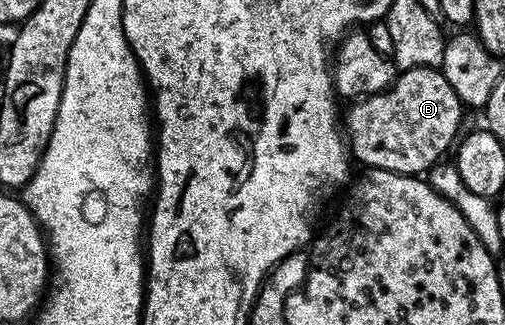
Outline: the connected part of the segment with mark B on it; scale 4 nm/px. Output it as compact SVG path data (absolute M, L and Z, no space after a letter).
M436 68L402 71L392 88L350 104L349 113L343 116L343 128L351 141L351 156L369 170L382 168L401 176L428 173L444 157L441 155L454 147L462 131L463 103Z

